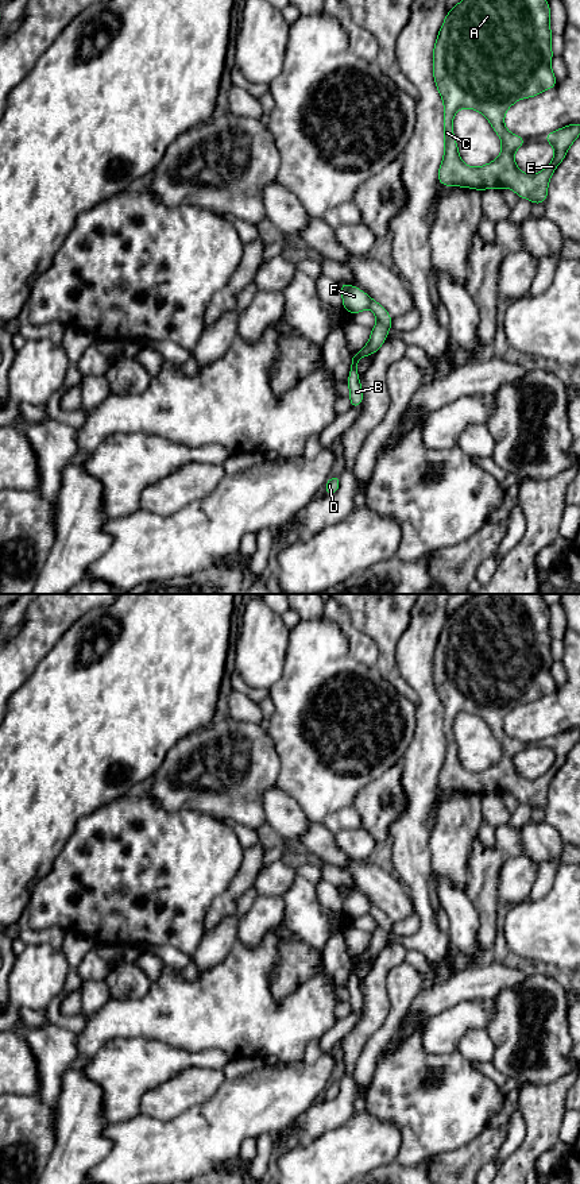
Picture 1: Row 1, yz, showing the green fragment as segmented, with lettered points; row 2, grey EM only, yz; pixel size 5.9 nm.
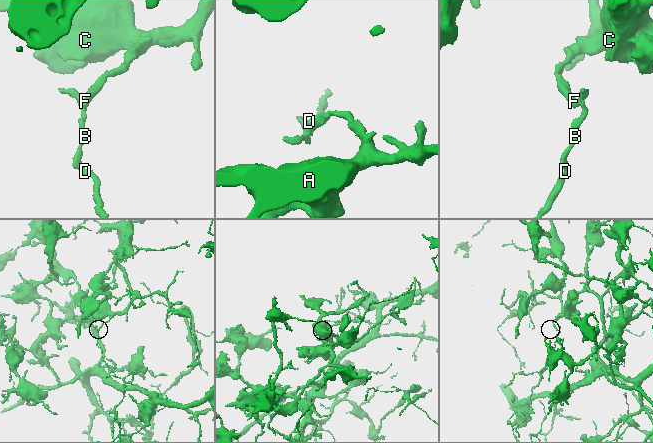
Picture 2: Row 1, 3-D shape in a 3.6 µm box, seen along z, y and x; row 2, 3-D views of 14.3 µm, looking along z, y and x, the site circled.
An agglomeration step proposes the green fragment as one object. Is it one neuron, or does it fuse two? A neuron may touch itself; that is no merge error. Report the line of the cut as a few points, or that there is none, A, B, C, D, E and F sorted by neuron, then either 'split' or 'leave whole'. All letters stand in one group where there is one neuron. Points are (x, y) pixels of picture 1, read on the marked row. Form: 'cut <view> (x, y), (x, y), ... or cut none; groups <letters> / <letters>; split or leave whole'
cut yz (368, 299), (370, 307); groups A C E F / B D; split

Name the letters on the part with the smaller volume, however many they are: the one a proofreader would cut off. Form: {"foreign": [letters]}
{"foreign": ["B", "D"]}

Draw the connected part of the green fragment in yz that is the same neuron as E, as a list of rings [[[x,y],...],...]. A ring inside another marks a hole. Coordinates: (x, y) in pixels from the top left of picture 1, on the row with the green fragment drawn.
[[[461,0],[448,11],[433,47],[433,78],[444,101],[444,158],[437,180],[444,186],[463,186],[480,192],[511,188],[519,198],[544,204],[548,184],[567,151],[580,135],[580,123],[546,134],[542,139],[554,147],[552,162],[537,174],[522,173],[514,161],[515,150],[527,140],[504,127],[506,111],[518,100],[529,99],[557,85],[550,68],[550,7],[548,0]],[[460,108],[483,113],[502,140],[499,157],[480,167],[467,166],[453,134],[453,117]]]

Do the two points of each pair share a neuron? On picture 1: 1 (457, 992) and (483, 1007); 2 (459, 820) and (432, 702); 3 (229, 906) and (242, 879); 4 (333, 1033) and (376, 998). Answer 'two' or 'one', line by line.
1: two
2: two
3: one
4: two

